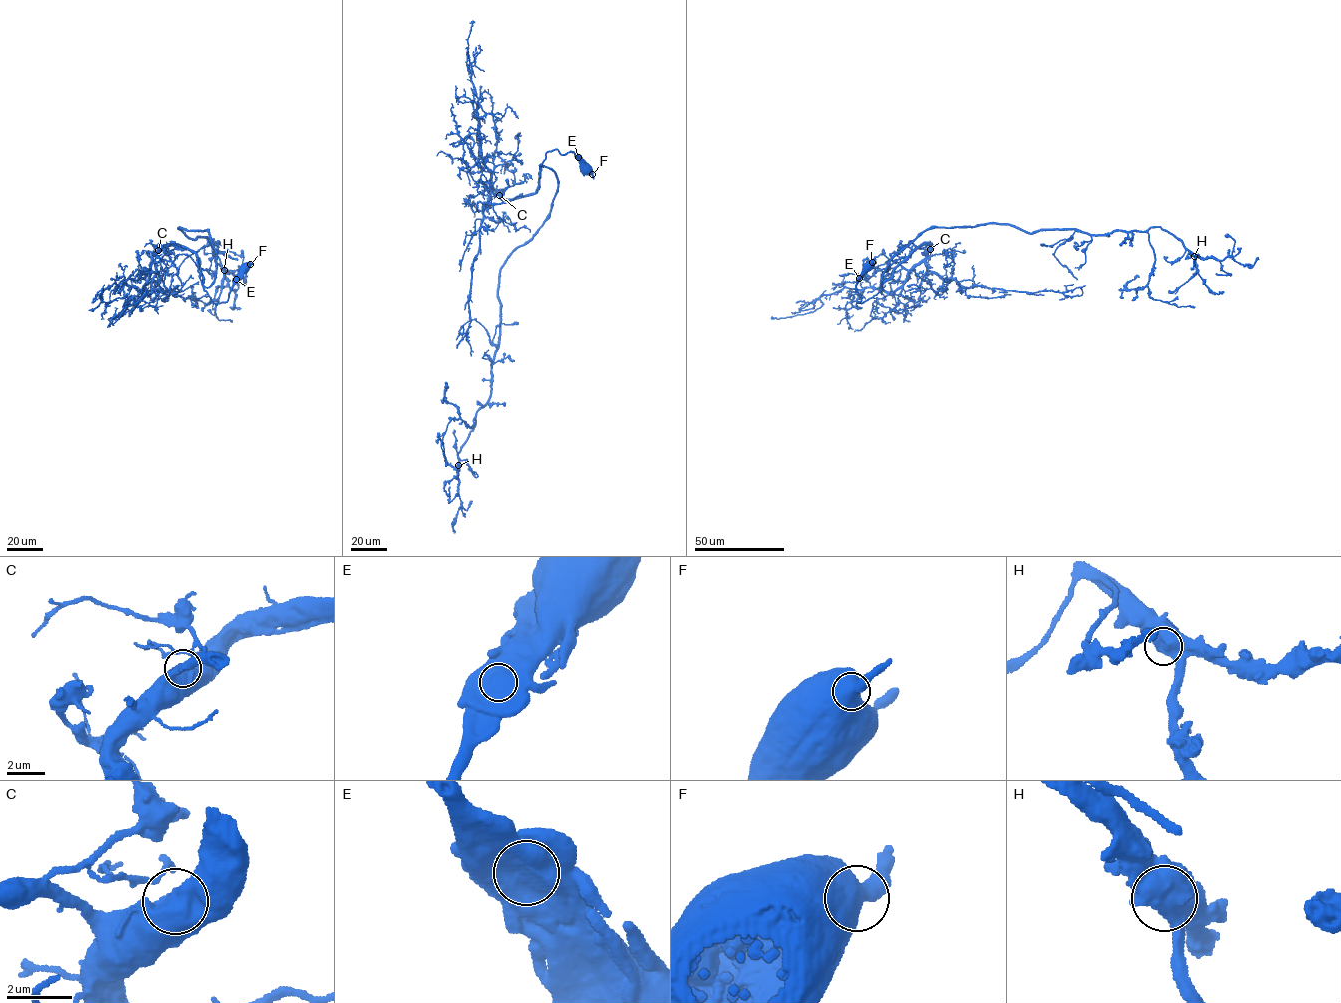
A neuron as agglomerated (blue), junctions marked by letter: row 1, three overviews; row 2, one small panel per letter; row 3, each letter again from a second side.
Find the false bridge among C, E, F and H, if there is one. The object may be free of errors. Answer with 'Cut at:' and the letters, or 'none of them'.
Cut at: none of them

